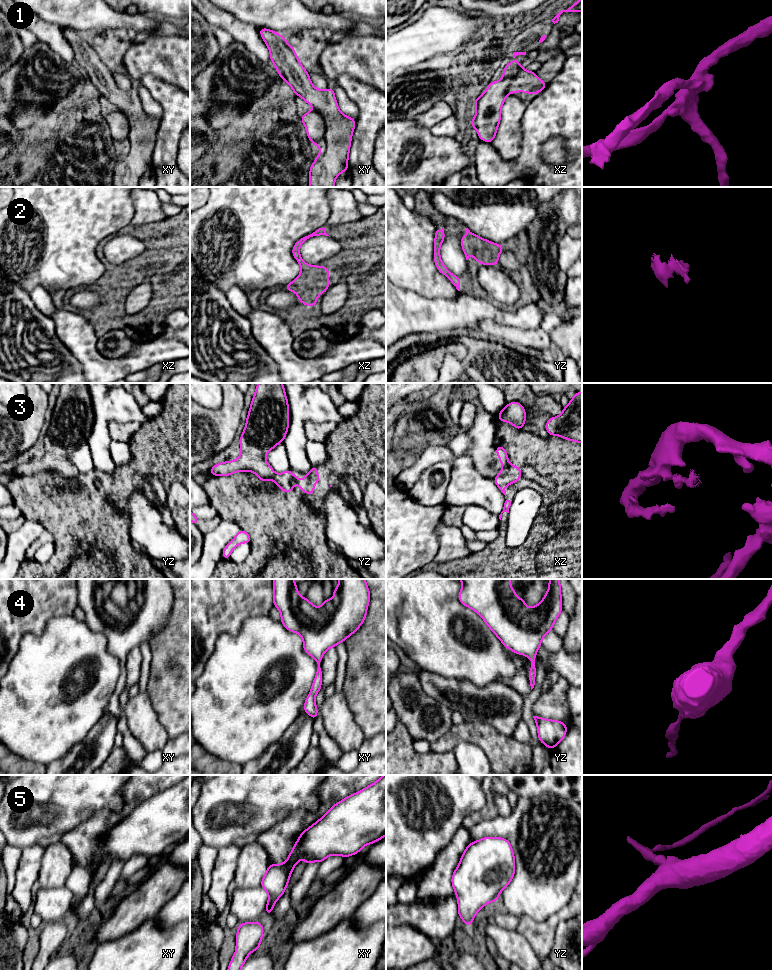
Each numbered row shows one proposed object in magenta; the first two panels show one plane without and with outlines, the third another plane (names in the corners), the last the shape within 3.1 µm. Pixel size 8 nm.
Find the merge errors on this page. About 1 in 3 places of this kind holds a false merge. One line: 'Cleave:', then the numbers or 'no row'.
Cleave: 3

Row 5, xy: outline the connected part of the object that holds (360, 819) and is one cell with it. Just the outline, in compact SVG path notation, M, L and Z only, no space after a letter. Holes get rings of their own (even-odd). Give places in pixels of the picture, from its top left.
M383 775L375 783L334 804L316 823L303 831L283 864L269 864L260 885L269 895L265 913L271 916L276 900L284 894L292 870L301 858L306 861L303 865L307 866L310 862L321 863L330 855L349 857L359 853L365 845L379 841L385 835L386 775Z

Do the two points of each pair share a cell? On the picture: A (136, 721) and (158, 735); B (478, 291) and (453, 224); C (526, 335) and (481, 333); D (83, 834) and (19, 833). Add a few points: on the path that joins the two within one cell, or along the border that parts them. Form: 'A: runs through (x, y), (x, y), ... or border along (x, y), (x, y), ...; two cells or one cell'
A: runs through (141, 723), (153, 735); one cell
B: runs through (472, 274), (472, 245), (469, 241); one cell
C: runs through (515, 335), (492, 333); one cell
D: border along (84, 822), (64, 834); two cells

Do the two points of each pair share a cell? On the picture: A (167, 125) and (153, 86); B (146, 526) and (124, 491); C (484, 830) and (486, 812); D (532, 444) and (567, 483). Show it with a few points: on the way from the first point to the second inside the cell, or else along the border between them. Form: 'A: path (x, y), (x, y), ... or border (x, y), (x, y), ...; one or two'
A: path (168, 115), (168, 101), (163, 96); one
B: border (135, 489), (113, 505), (129, 520); two
C: border (497, 814), (477, 822), (470, 829); two
D: path (543, 454), (548, 456), (564, 472); one

